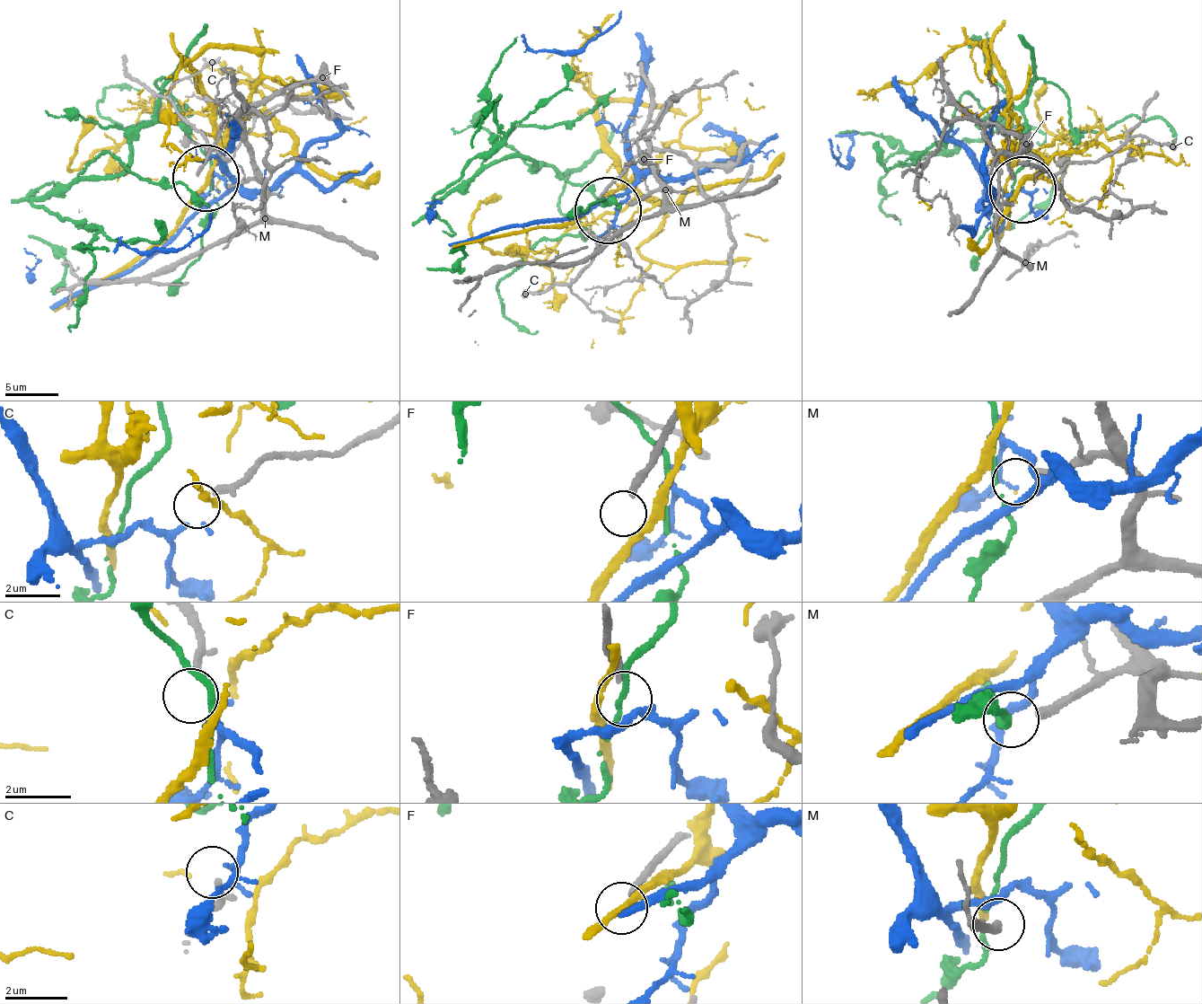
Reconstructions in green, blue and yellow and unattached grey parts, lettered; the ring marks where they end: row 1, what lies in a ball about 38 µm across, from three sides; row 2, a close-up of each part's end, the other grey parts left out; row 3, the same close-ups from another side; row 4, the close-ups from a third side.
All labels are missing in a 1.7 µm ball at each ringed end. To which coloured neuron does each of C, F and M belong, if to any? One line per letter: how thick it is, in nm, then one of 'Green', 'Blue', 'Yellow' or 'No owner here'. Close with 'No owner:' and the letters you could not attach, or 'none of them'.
C: Thickness 220 nm. Blue
F: Thickness 240 nm. No owner here
M: Thickness 280 nm. No owner here
No owner: F, M

